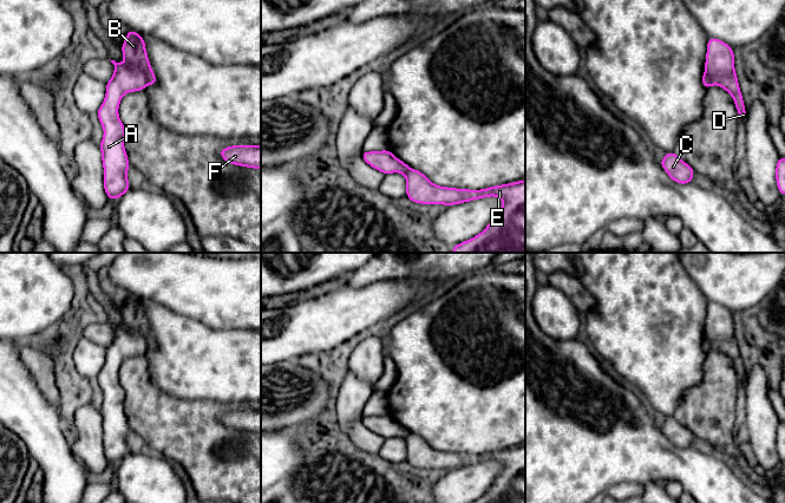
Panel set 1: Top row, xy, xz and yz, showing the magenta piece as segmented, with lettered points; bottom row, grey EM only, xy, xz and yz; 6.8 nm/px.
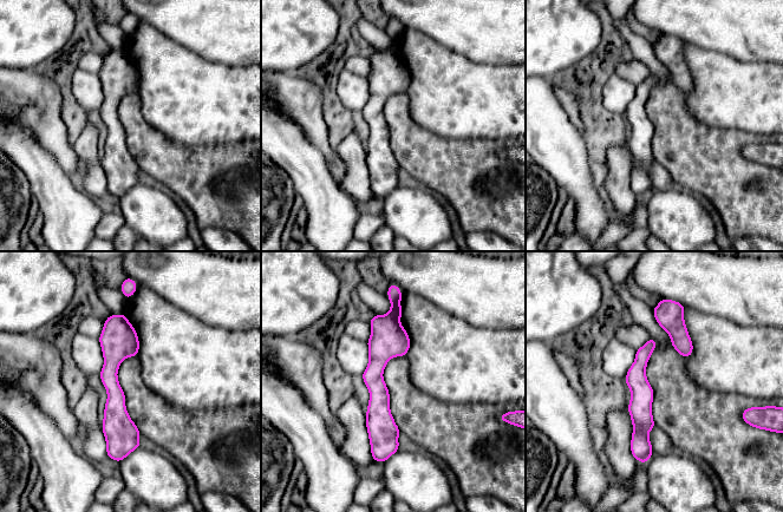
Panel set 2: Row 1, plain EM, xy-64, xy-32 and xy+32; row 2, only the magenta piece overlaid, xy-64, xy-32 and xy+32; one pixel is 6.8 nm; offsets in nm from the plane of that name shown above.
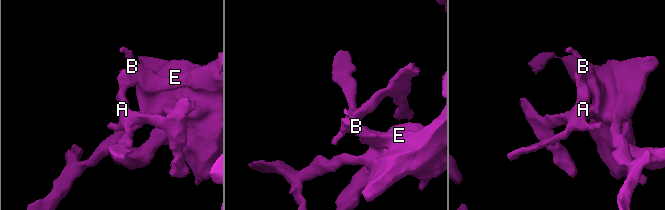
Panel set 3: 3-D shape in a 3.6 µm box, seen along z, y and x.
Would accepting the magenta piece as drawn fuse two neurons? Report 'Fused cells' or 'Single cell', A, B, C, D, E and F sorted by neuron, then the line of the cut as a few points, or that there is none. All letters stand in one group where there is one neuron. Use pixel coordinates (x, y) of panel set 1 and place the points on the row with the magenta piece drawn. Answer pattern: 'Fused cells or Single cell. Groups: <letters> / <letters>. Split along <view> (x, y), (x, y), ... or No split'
Fused cells. Groups: A C / B D E F. Split along xy (125, 57), (142, 70), (148, 84)

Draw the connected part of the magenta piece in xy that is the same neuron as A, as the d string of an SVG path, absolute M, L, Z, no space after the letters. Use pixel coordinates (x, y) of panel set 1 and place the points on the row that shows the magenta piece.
M126 58L123 64L115 60L111 63L115 65L115 73L105 84L105 99L97 116L104 130L99 145L104 166L104 190L110 200L118 200L130 190L126 177L130 163L124 148L125 128L118 116L118 107L125 93L142 91L148 84L143 70Z

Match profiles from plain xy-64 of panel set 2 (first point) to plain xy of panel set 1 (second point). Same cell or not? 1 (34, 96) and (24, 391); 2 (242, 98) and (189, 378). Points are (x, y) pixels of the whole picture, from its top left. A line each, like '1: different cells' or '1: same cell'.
1: different cells
2: same cell

